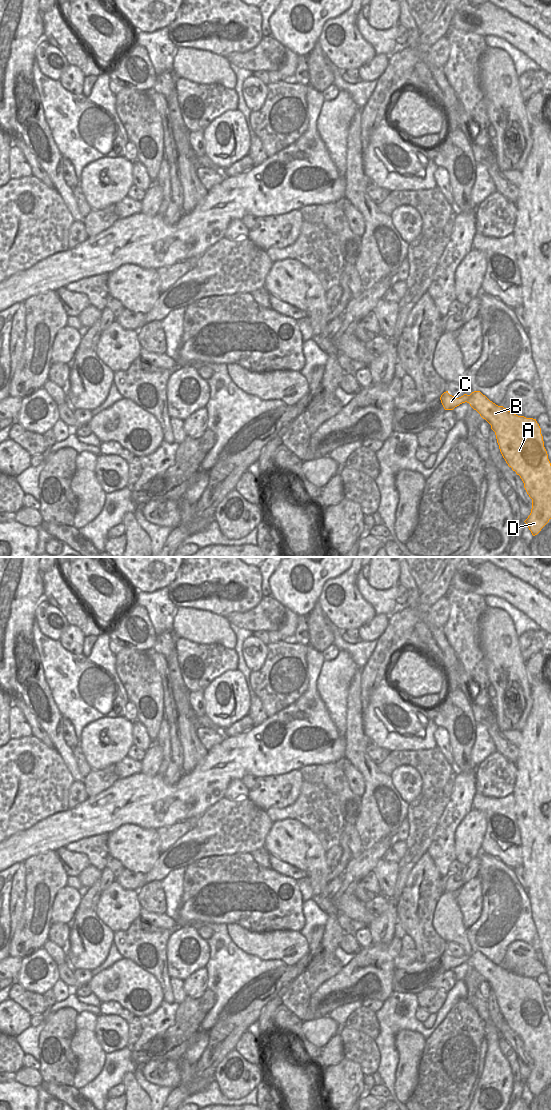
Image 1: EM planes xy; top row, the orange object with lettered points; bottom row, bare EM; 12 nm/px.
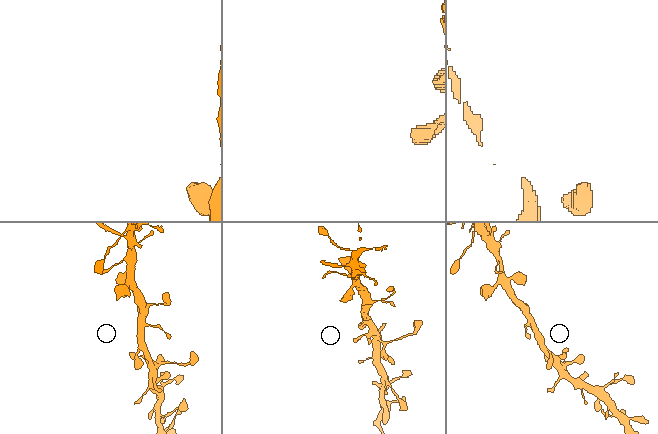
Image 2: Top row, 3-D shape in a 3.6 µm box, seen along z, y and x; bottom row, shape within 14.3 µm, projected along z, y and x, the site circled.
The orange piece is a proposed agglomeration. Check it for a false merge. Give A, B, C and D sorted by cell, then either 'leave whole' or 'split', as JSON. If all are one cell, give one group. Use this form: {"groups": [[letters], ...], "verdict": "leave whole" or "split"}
{"groups": [["A", "B", "C", "D"]], "verdict": "leave whole"}

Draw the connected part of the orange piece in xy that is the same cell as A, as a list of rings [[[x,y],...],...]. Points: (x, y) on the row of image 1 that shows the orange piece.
[[[446,391],[441,395],[440,400],[445,410],[453,410],[467,402],[491,425],[503,458],[508,466],[520,476],[527,494],[532,499],[531,513],[524,522],[532,535],[537,535],[551,519],[551,463],[536,419],[518,416],[503,406],[496,405],[480,391],[474,391],[470,395],[464,394],[459,398]]]

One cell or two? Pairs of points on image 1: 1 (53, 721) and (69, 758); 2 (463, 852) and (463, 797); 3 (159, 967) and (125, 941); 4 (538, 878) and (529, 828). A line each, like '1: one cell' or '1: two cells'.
1: one cell
2: two cells
3: one cell
4: one cell

